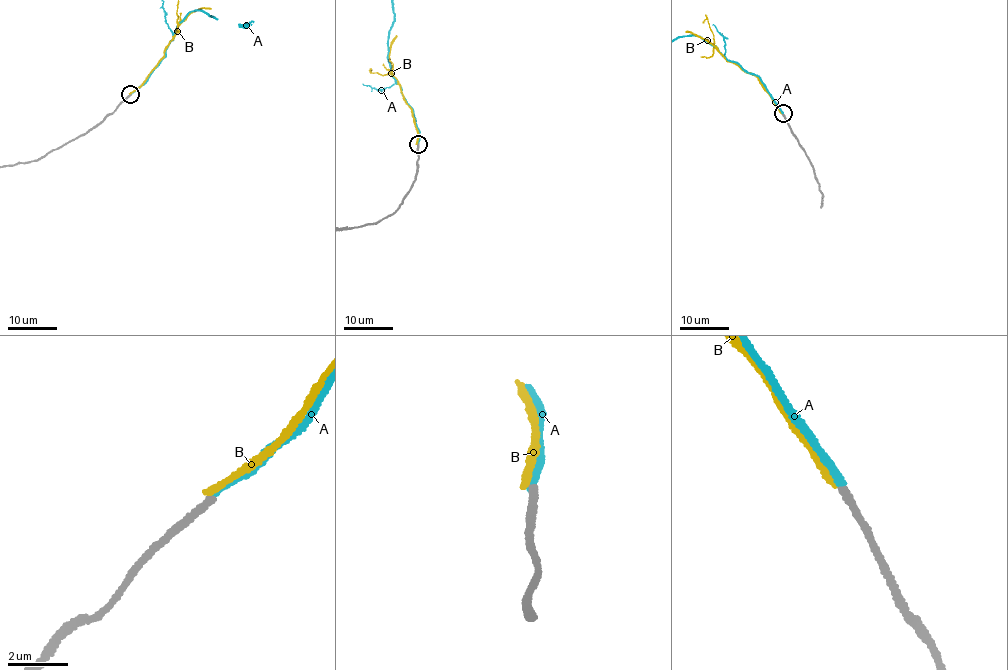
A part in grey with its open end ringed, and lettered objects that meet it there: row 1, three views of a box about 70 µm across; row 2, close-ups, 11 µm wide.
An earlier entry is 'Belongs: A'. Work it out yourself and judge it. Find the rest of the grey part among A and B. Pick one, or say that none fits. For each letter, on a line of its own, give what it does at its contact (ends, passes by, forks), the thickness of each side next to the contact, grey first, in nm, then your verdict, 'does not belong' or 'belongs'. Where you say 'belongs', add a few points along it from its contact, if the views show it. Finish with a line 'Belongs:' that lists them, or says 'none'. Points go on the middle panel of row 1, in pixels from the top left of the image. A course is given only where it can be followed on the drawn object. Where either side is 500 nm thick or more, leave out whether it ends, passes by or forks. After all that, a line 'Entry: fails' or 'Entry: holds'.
A: it ends there; 280 nm thick on the grey side, 240 nm on the other; belongs
B: it ends there; 280 nm thick on the grey side, 240 nm on the other; does not belong
Belongs: A
Entry: holds

